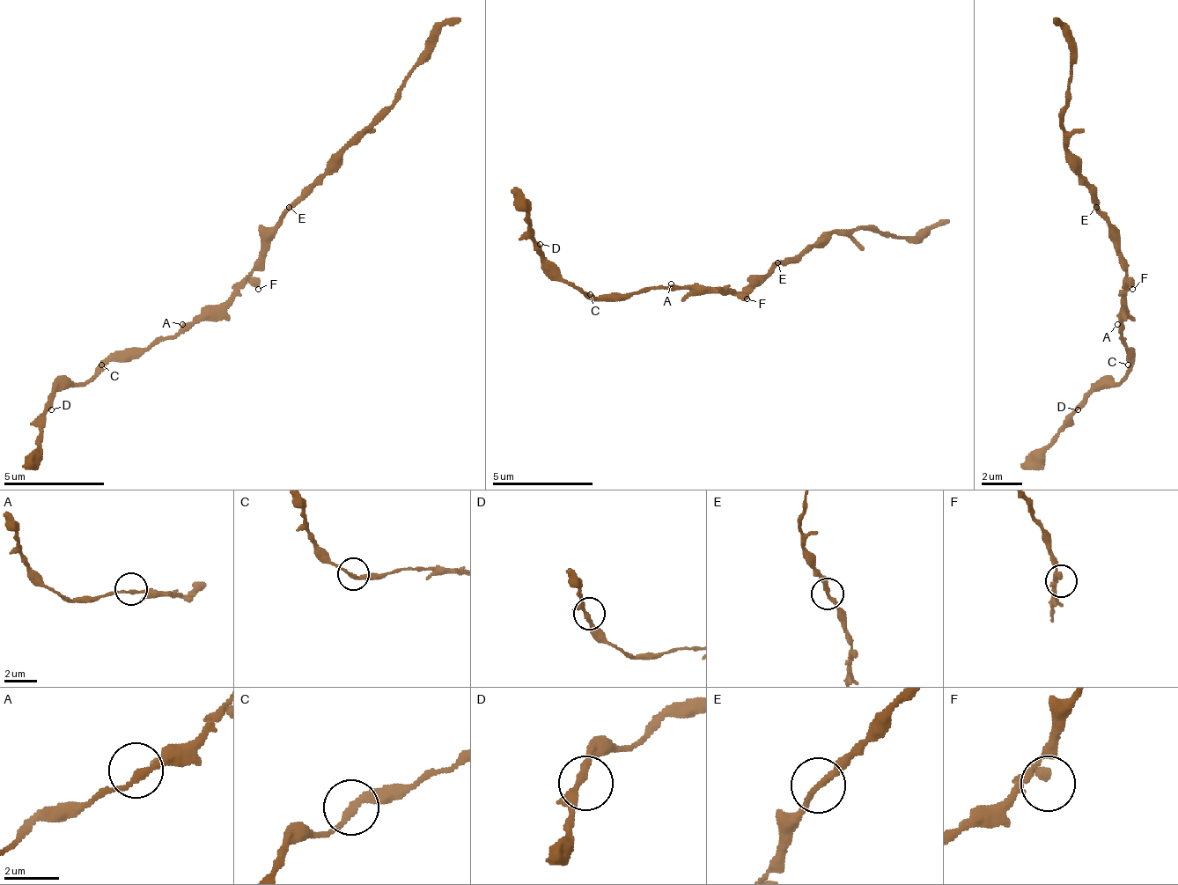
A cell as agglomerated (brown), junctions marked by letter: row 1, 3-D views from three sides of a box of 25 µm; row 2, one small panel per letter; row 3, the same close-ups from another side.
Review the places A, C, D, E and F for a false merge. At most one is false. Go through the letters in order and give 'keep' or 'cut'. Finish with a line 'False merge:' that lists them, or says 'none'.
A: keep
C: keep
D: keep
E: keep
F: keep
False merge: none

